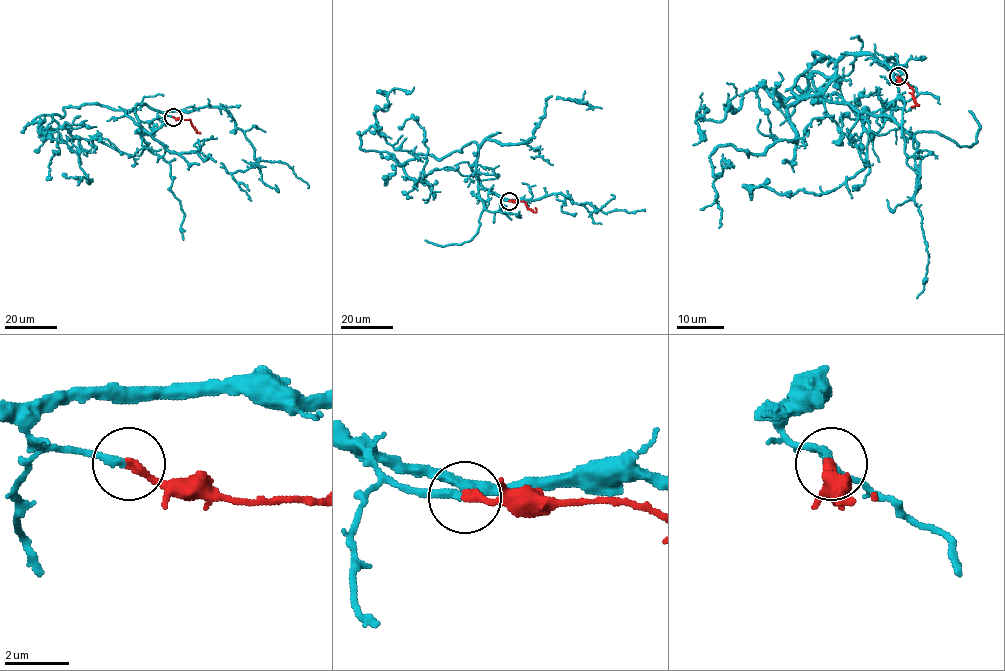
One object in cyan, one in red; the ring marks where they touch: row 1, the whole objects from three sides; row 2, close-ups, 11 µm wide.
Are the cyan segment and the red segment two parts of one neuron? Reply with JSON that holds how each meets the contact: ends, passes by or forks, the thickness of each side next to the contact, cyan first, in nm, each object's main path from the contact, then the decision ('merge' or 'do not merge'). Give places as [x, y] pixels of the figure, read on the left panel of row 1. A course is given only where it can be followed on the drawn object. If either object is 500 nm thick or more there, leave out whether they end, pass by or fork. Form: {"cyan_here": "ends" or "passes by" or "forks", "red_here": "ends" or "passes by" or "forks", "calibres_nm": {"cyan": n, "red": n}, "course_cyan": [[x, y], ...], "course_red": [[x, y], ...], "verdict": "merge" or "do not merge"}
{"cyan_here": "ends", "red_here": "ends", "calibres_nm": {"cyan": 240, "red": 280}, "course_cyan": [[173, 117], [138, 104], [142, 128], [123, 110], [65, 107], [52, 117], [79, 140], [92, 180], [63, 173]], "course_red": [[173, 117], [190, 119], [199, 133]], "verdict": "merge"}

